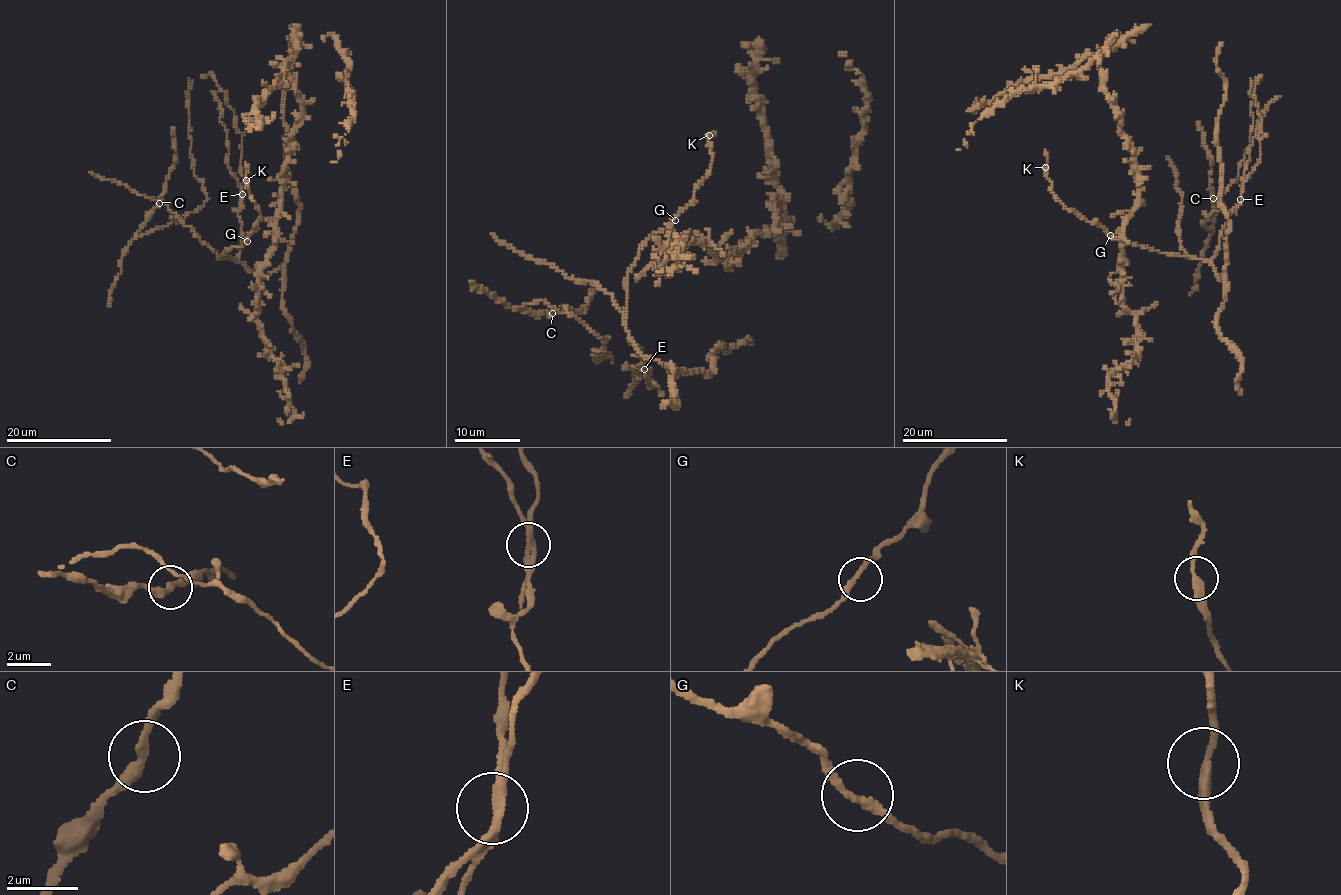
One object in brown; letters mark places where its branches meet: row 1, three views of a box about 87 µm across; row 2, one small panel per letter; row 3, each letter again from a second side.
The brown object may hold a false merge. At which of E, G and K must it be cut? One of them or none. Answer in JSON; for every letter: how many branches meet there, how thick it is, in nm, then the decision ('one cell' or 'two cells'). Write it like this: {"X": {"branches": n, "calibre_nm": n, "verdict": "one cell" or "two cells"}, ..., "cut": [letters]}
{"E": {"branches": 2, "calibre_nm": 280, "verdict": "two cells"}, "G": {"branches": 2, "calibre_nm": 240, "verdict": "one cell"}, "K": {"branches": 2, "calibre_nm": 280, "verdict": "one cell"}, "cut": ["E"]}

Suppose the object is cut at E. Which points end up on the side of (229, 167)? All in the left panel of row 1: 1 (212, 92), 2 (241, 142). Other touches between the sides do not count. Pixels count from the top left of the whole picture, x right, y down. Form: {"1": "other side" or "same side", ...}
{"1": "same side", "2": "other side"}

